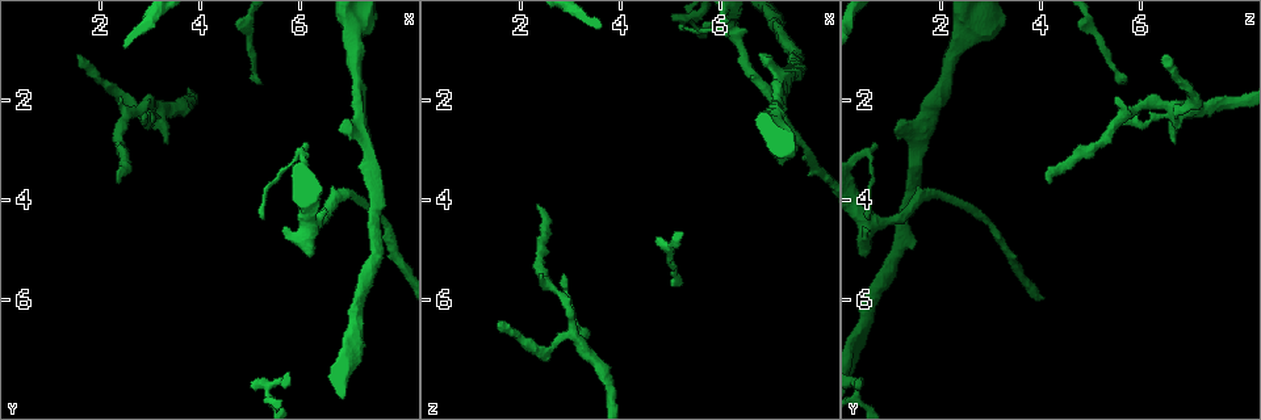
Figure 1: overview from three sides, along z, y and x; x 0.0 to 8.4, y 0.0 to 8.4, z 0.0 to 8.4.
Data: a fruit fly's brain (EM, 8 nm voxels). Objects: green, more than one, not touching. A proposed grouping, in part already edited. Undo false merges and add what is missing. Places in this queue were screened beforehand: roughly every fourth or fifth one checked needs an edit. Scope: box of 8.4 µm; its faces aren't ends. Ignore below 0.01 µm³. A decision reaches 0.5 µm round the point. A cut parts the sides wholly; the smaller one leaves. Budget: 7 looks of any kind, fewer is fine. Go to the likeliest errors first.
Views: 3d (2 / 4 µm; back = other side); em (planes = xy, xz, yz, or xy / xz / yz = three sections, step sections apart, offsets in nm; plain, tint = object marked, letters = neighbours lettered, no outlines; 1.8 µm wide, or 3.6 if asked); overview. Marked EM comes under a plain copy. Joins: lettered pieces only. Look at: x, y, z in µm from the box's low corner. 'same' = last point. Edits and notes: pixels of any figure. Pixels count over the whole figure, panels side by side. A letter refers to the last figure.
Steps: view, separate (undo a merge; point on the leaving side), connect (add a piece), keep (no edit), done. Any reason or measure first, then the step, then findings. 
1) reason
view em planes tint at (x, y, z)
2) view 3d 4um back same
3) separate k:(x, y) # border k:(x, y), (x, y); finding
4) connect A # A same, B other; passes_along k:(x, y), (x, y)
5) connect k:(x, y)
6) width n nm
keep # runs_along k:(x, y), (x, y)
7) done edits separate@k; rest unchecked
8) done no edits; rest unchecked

an open end
view em xz step 8 letters at (1.60, 1.10, 6.50)

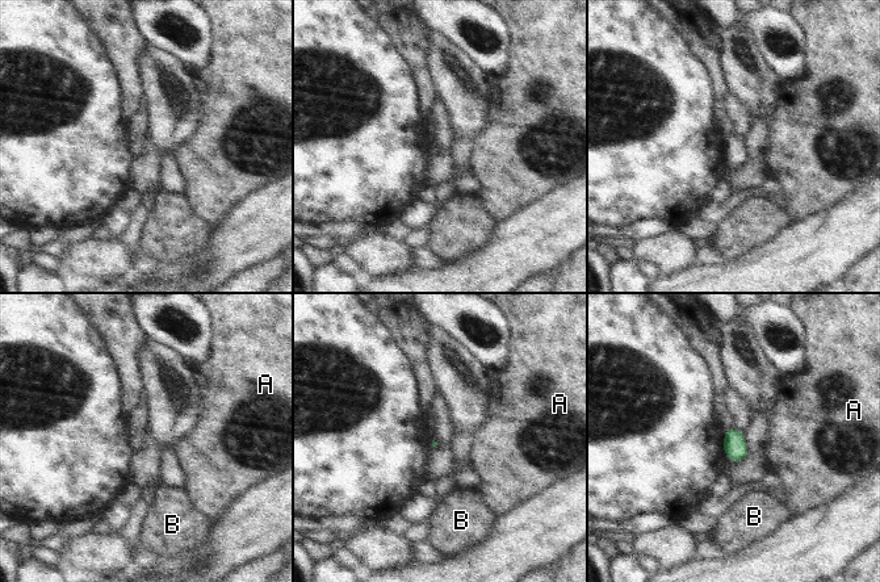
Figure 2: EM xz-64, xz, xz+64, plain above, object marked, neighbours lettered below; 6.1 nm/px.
another direction
view em planes letters same

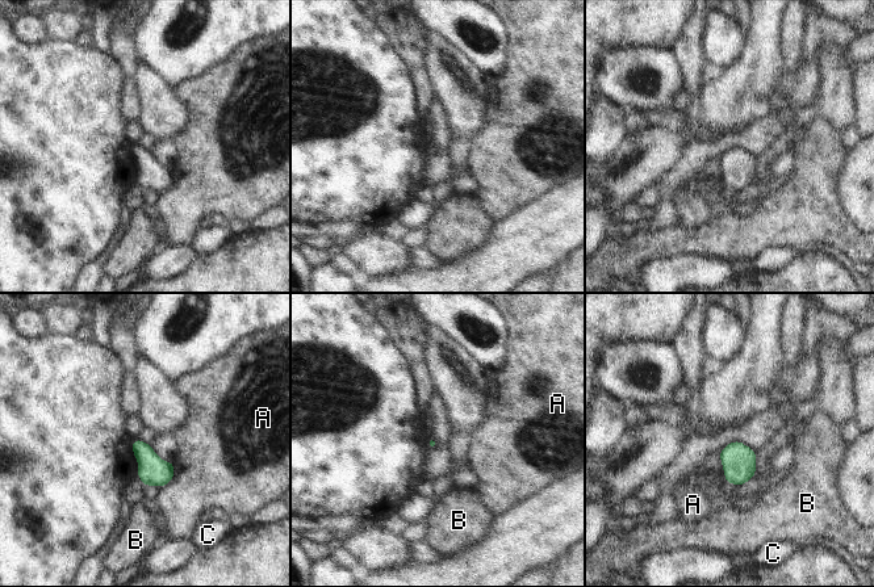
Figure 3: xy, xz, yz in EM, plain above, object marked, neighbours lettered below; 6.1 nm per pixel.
keep # A other, B other, C other; border 3:(174, 462), (174, 477), (159, 487); none of them fits

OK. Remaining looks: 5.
free end
view em yz step 16 letters at (2.40, 3.70, 4.15)

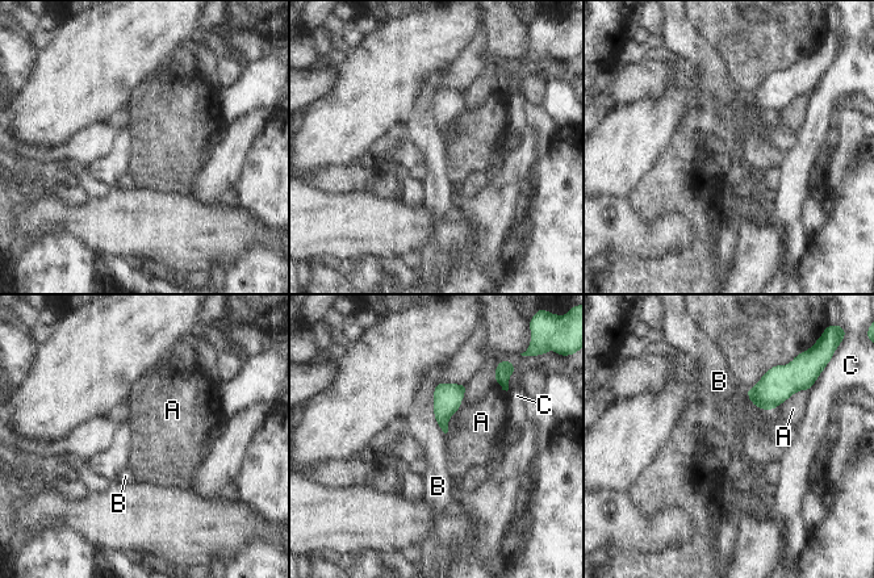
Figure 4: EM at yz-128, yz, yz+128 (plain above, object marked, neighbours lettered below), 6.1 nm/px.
view em planes letters same

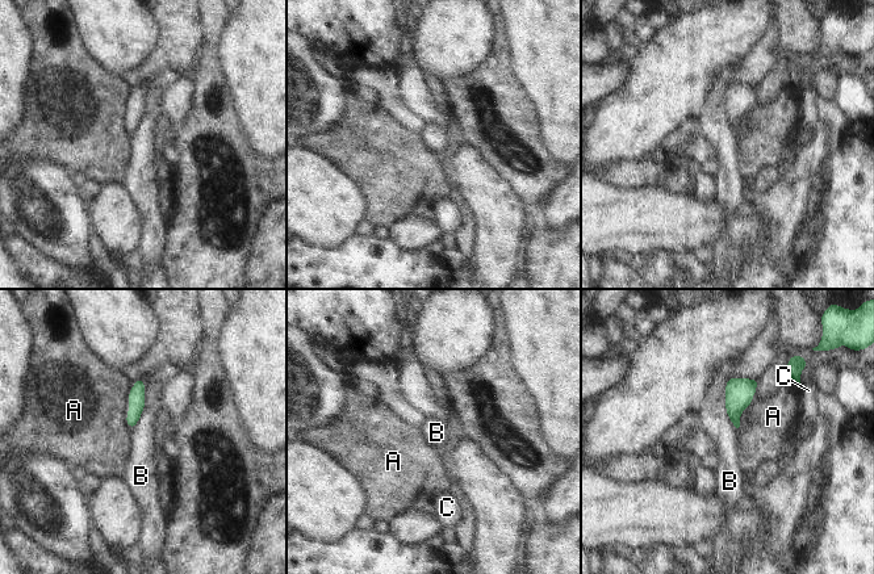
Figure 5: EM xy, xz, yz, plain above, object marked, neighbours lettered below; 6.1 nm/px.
keep # A other, B other, C other; runs_along 5:(139, 382), (132, 423); none of them fits

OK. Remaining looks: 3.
free end
view 3d 4um at (6.85, 2.65, 1.10)

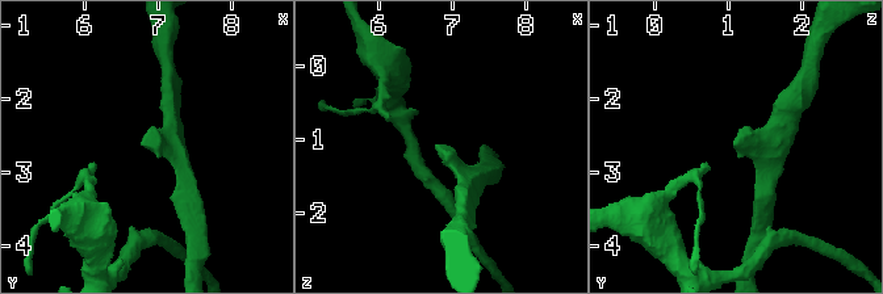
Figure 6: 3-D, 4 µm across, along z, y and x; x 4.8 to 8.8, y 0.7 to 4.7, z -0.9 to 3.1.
view em xy step 16 letters at (6.80, 2.65, 1.05)

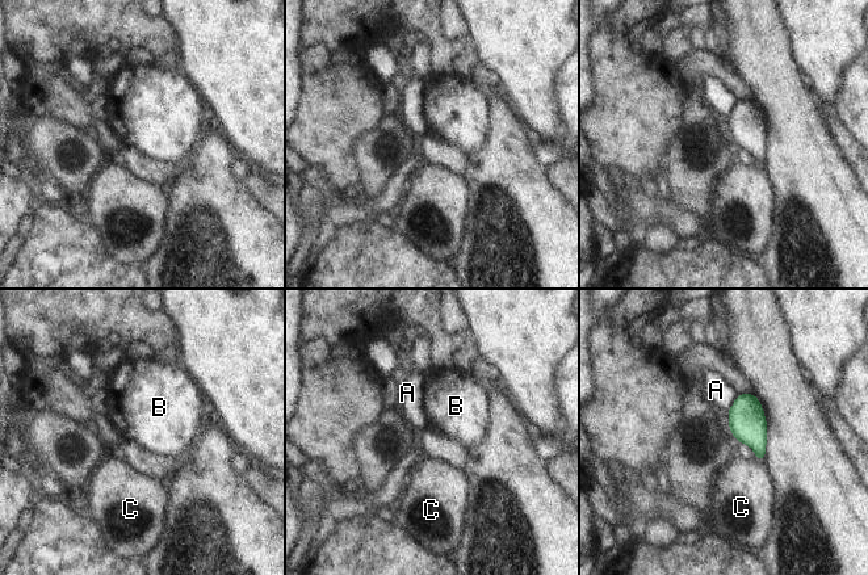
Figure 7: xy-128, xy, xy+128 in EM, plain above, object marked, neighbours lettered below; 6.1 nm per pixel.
view em planes letters same

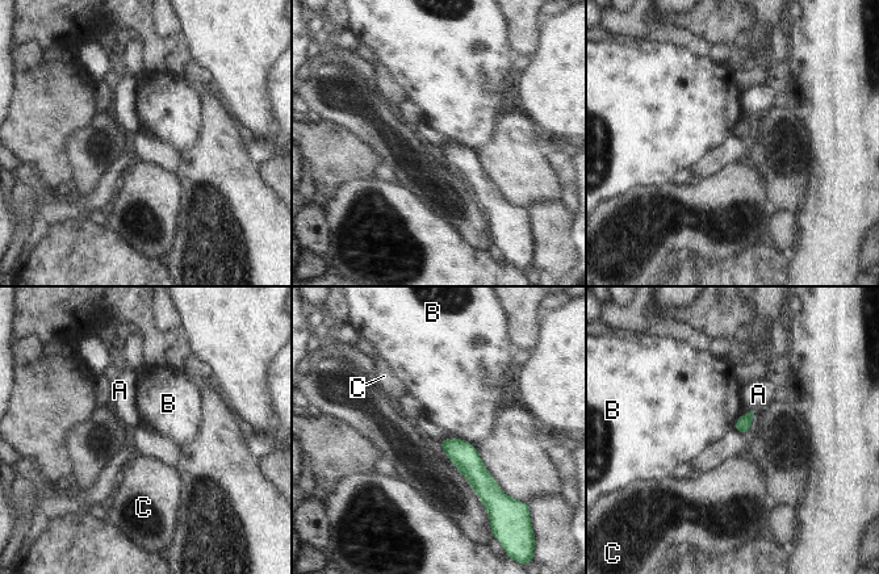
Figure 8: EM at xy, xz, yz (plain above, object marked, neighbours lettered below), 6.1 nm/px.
keep # A other, B other, C other; border 8:(452, 436), (464, 439), (474, 445); no lettered piece goes on from it

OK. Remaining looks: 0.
done no edits; rest unchecked

